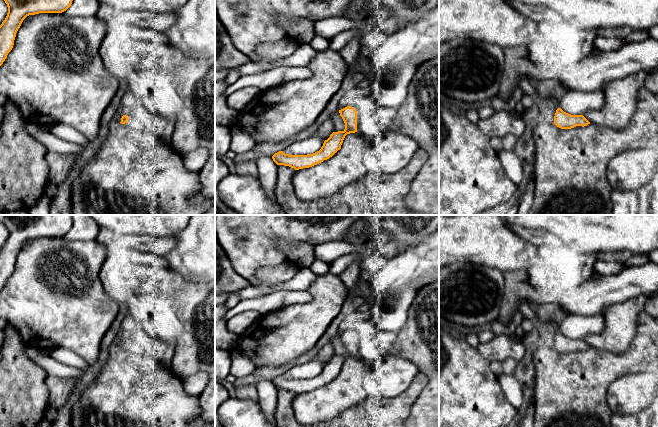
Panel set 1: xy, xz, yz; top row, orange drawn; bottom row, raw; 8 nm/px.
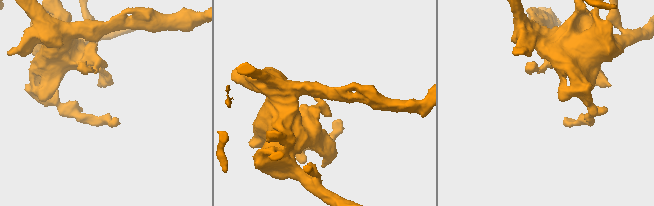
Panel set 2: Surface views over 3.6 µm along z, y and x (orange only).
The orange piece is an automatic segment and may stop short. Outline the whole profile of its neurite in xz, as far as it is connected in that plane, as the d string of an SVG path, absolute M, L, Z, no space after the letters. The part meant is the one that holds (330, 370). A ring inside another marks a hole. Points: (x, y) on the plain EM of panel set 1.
M347 330L339 334L339 337L345 347L345 353L333 356L324 365L319 375L307 379L289 379L283 375L279 375L272 380L273 385L277 389L289 390L295 394L299 394L312 391L332 381L341 373L345 360L357 356L357 335L353 331Z

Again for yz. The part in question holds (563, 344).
M558 332L554 340L554 348L561 353L571 353L576 350L587 350L590 346L583 339L571 339Z

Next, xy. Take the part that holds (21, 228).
M0 215L8 237L0 249L0 290L12 274L23 244L39 237L62 237L72 228L72 215Z

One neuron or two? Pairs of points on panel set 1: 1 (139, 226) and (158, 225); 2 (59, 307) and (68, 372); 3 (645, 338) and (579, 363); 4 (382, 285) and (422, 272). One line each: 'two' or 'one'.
1: one
2: two
3: one
4: one

